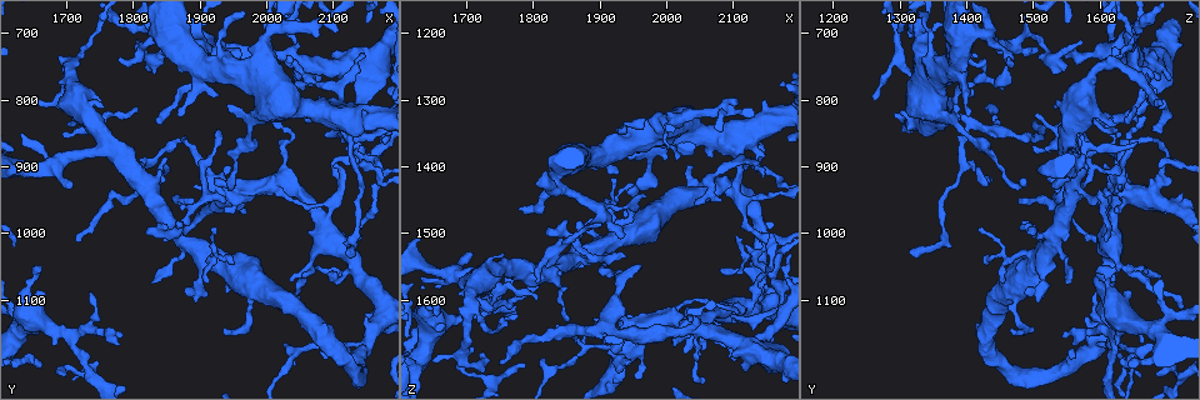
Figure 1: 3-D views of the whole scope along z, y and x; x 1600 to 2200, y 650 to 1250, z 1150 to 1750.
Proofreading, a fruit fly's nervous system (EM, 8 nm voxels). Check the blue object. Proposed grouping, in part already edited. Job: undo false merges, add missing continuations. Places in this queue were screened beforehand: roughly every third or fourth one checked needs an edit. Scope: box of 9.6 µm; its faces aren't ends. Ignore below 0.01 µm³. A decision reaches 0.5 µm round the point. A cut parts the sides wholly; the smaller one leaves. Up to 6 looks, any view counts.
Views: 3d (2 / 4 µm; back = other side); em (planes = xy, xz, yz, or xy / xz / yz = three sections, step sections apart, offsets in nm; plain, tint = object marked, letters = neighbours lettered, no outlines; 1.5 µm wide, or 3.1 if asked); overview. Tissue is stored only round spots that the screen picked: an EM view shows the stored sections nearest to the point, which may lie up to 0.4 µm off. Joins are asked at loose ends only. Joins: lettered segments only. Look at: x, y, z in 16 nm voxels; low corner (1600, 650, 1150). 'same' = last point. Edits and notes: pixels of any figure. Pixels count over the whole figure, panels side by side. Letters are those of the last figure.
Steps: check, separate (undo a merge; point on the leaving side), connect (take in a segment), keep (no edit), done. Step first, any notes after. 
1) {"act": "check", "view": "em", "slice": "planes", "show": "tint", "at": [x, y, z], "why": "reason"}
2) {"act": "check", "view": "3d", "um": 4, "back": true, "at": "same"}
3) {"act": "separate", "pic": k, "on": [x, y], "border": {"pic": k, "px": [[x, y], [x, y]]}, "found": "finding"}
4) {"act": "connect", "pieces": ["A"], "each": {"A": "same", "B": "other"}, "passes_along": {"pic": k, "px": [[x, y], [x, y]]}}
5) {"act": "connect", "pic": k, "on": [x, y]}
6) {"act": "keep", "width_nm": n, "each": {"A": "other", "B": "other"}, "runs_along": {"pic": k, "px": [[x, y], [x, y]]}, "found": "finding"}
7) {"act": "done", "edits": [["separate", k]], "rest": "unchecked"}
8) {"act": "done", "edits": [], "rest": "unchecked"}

{"act": "check", "view": "em", "slice": "planes", "show": "letters", "at": [2000, 710, 1335], "why": "narrows sharply"}

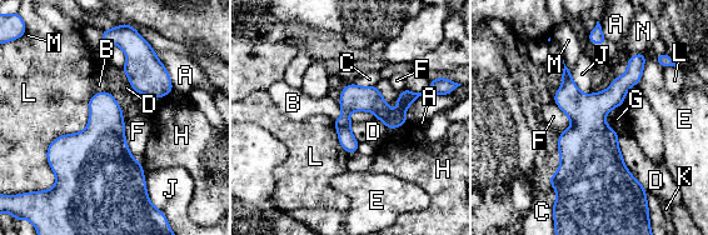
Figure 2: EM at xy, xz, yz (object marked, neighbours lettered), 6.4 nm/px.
{"act": "keep", "width_nm": 60, "each": {"A": "other", "B": "other", "C": "other", "D": "other", "E": "other", "F": "other", "G": "other", "H": "other", "J": "other", "K": "other", "L": "other", "M": "other", "N": "other"}, "border": {"pic": 2, "px": [[375, 86], [387, 105], [395, 111]]}, "found": "all the same cell"}

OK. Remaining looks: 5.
{"act": "check", "view": "em", "slice": "yz", "step": 8, "show": "letters", "at": [1980, 1100, 1475]}

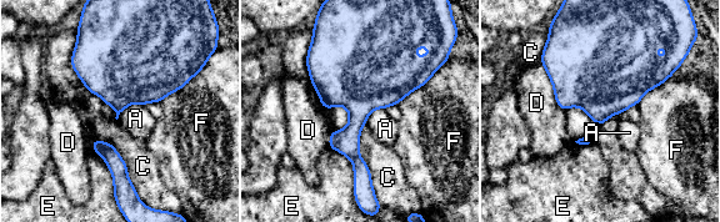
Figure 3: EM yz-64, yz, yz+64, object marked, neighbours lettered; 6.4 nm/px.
{"act": "keep", "longest_contact_nm": ["C", 480], "each": {"A": "other", "C": "other", "D": "other", "E": "other", "F": "other"}, "border": {"pic": 3, "px": [[365, 124], [359, 155], [376, 197]]}, "found": "continuous, no second cell"}

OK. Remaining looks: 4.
{"act": "check", "view": "3d", "um": 4, "at": [1720, 840, 1685], "why": "branch stops here"}

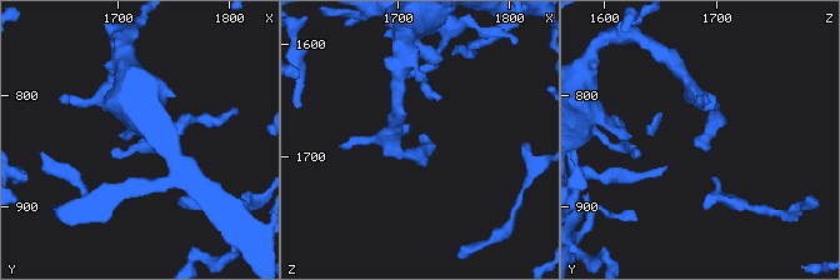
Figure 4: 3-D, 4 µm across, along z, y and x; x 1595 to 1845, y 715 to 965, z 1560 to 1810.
{"act": "check", "view": "em", "slice": "planes", "show": "tint", "at": [1716, 842, 1680], "why": "need the tissue"}

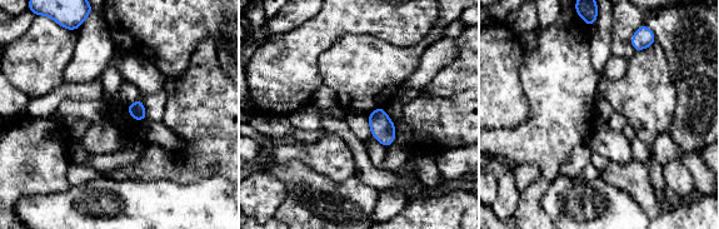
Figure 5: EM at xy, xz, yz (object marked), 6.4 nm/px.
{"act": "check", "view": "em", "slice": "planes", "show": "letters", "at": "same"}

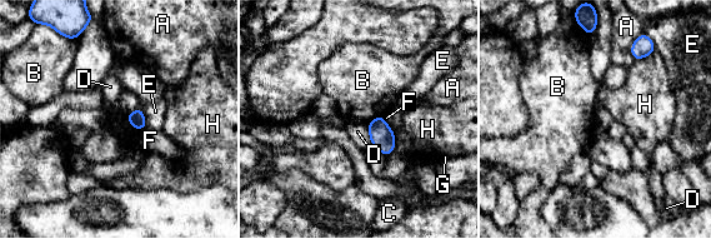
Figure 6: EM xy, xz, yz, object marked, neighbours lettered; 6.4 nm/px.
{"act": "keep", "width_nm": 100, "each": {"A": "other", "B": "other", "C": "other", "D": "other", "E": "other", "F": "other", "G": "other", "H": "other"}, "border": {"pic": 6, "px": [[366, 123], [371, 144]]}, "found": "none of them fits"}

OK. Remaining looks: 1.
{"act": "done", "edits": [], "rest": "unchecked"}

